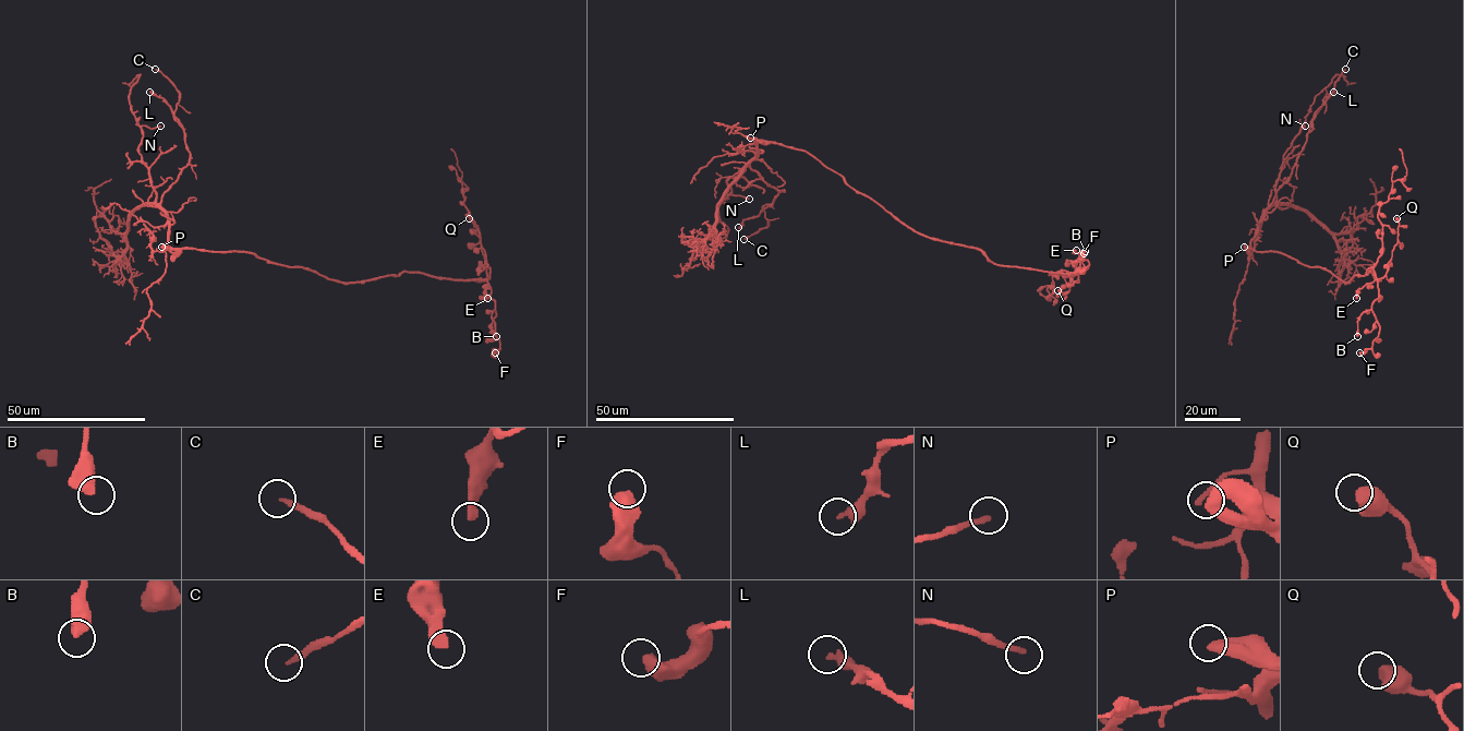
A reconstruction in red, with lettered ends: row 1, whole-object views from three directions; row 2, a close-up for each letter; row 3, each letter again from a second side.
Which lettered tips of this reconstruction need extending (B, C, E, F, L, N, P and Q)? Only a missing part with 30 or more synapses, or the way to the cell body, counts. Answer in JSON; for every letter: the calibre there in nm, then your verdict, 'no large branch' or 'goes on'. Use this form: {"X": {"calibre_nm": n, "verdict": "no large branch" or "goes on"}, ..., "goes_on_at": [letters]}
{"B": {"calibre_nm": 500, "verdict": "no large branch"}, "C": {"calibre_nm": 200, "verdict": "no large branch"}, "E": {"calibre_nm": 420, "verdict": "no large branch"}, "F": {"calibre_nm": 550, "verdict": "no large branch"}, "L": {"calibre_nm": 360, "verdict": "no large branch"}, "N": {"calibre_nm": 220, "verdict": "no large branch"}, "P": {"calibre_nm": 550, "verdict": "no large branch"}, "Q": {"calibre_nm": 650, "verdict": "no large branch"}, "goes_on_at": []}

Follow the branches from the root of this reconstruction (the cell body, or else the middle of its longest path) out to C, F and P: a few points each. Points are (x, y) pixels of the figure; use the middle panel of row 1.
C: (876, 203), (806, 152), (759, 141), (749, 165), (778, 193), (762, 207), (767, 226), (743, 239)
F: (876, 203), (915, 231), (978, 248), (999, 264), (1071, 274), (1084, 265), (1084, 273), (1089, 262), (1084, 253)
P: (876, 203), (857, 192), (839, 175), (806, 152), (750, 138)

